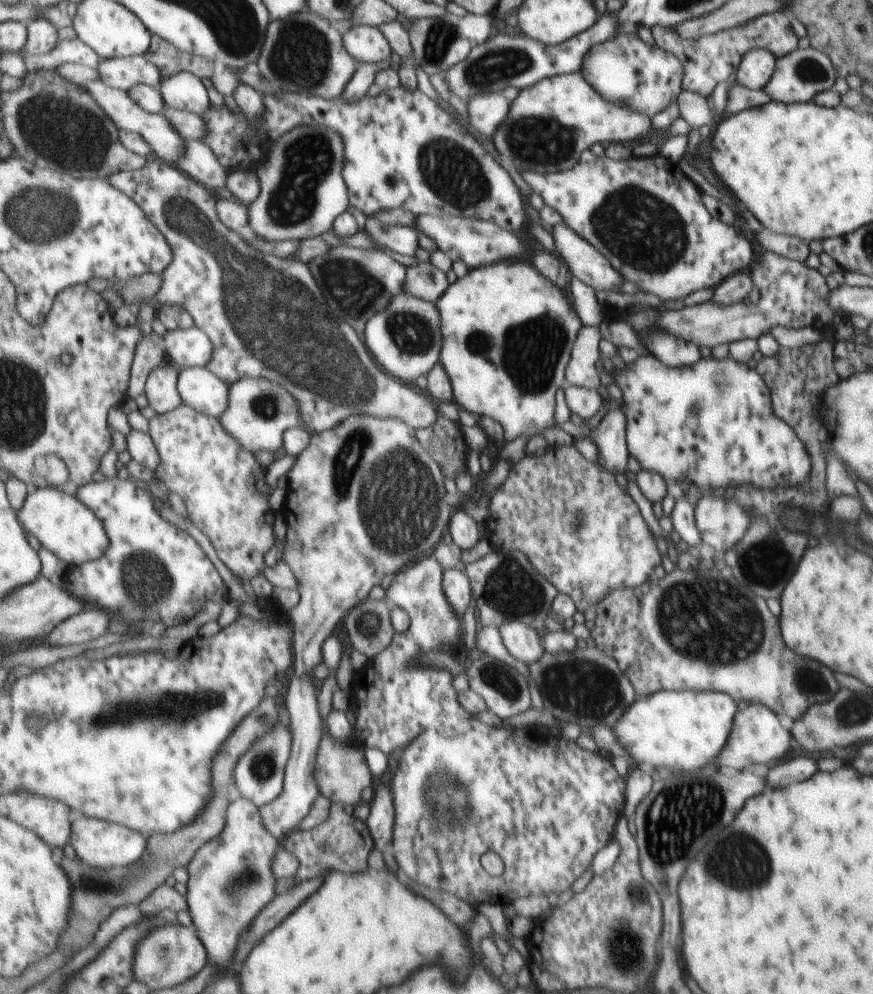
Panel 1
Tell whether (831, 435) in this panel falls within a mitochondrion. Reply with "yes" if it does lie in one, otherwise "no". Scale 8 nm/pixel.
no

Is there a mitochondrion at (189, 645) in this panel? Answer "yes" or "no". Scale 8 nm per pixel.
no

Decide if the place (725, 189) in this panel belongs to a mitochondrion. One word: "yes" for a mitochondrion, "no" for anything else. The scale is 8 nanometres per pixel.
no

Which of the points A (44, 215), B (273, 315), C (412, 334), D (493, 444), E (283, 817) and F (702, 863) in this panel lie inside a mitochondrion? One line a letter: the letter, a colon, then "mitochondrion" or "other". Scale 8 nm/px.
A: mitochondrion
B: mitochondrion
C: mitochondrion
D: other
E: other
F: mitochondrion

